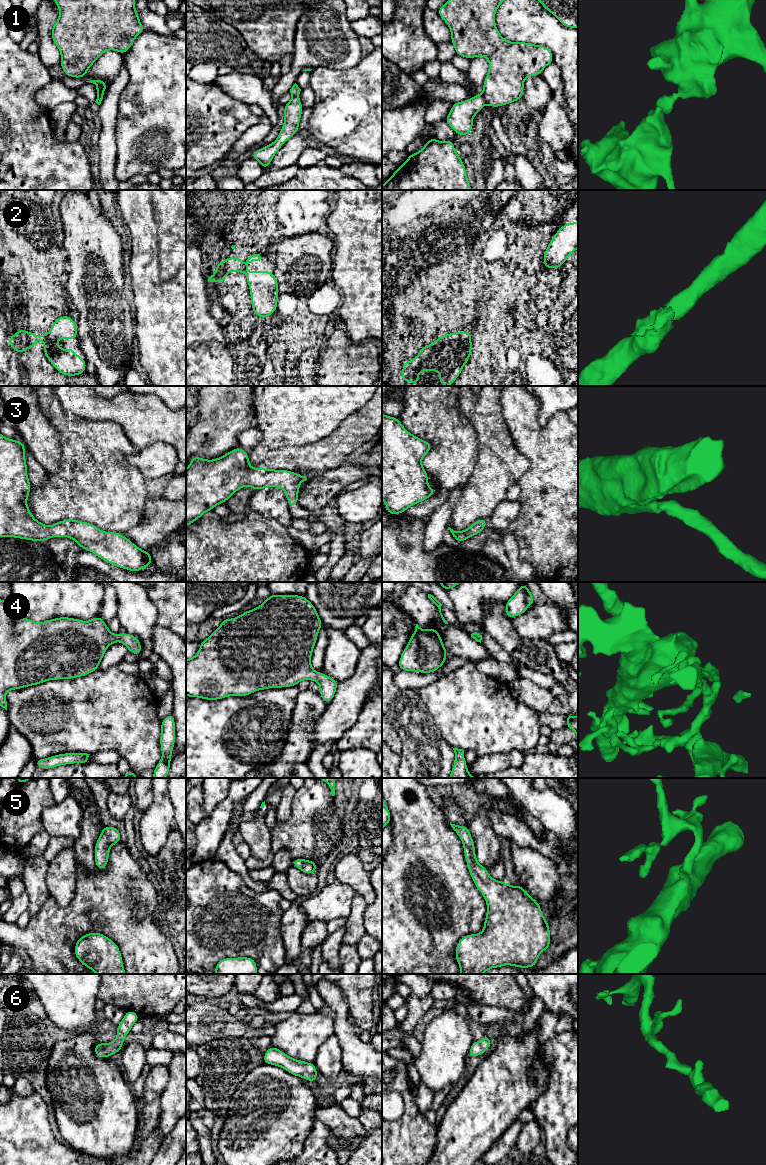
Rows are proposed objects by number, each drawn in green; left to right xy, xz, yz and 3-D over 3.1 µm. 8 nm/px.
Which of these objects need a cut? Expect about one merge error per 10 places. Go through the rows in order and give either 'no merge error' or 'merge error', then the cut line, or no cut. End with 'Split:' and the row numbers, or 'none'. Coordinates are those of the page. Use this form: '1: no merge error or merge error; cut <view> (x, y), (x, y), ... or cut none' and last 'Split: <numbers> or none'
1: merge error; cut yz (482, 94), (486, 103)
2: no merge error; cut none
3: no merge error; cut none
4: no merge error; cut none
5: no merge error; cut none
6: no merge error; cut none
Split: 1

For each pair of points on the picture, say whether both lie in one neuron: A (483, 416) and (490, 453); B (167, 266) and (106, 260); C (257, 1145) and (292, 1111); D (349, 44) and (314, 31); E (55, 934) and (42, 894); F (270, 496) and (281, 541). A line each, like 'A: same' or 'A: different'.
A: same
B: different
C: same
D: same
E: different
F: different

